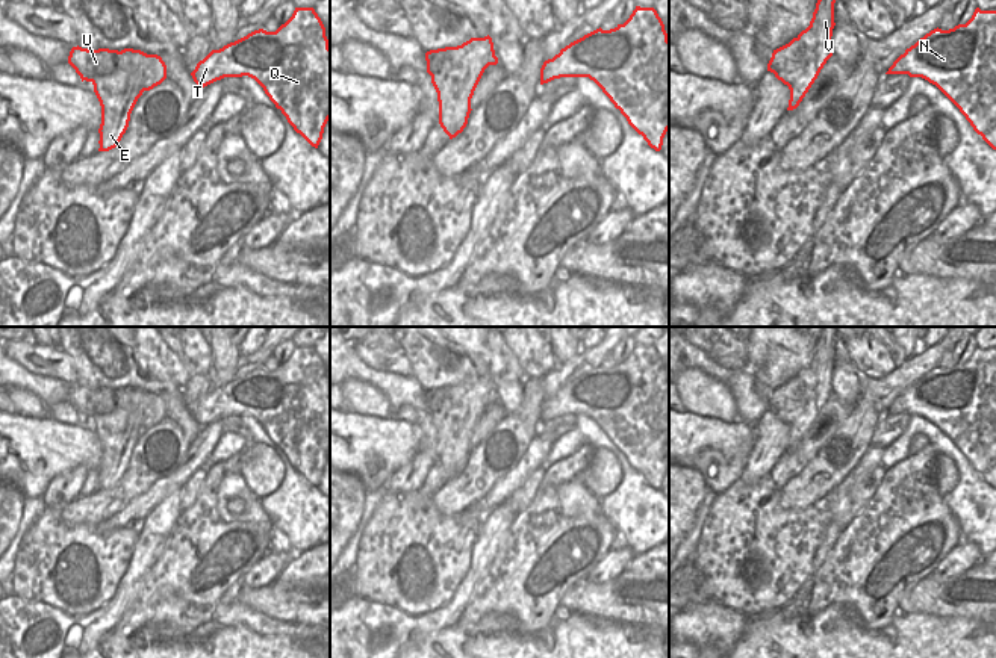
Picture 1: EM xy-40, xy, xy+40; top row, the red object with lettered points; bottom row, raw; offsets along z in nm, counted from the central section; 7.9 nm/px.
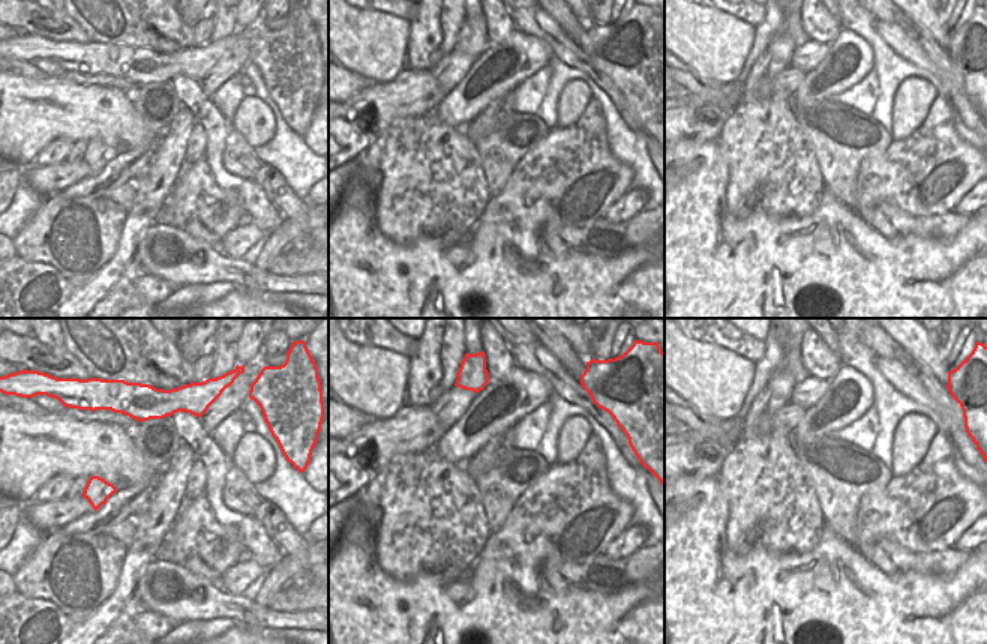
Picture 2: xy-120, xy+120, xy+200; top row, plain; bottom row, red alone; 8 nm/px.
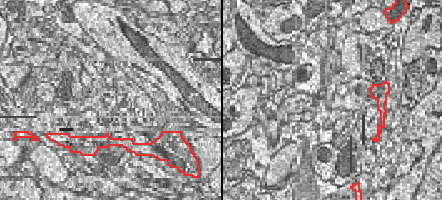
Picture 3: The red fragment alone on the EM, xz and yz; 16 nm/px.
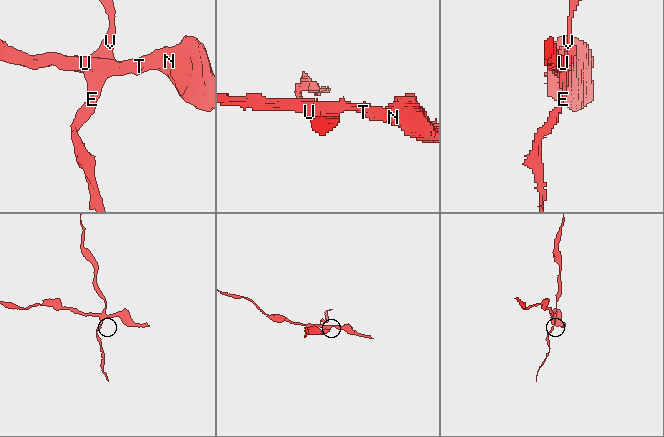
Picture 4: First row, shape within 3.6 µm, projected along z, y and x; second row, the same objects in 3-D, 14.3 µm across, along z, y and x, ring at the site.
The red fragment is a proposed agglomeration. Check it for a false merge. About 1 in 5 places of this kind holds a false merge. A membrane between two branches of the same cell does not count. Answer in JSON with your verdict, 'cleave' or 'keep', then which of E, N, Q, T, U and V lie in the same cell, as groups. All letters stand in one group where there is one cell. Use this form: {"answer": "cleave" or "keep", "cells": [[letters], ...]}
{"answer": "cleave", "cells": [["E", "V"], ["N", "Q", "T", "U"]]}

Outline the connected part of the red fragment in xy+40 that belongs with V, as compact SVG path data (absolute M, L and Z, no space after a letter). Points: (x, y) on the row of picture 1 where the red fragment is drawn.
M817 0L810 26L798 35L801 53L793 64L808 62L810 65L805 70L798 67L790 68L784 76L775 74L790 89L787 110L799 106L820 70L833 56L831 36L836 26L834 3L836 0Z

